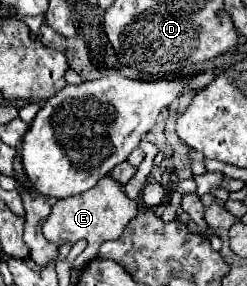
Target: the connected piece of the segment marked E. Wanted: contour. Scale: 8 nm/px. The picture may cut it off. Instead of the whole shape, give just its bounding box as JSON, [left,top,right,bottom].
[44,177,138,269]

